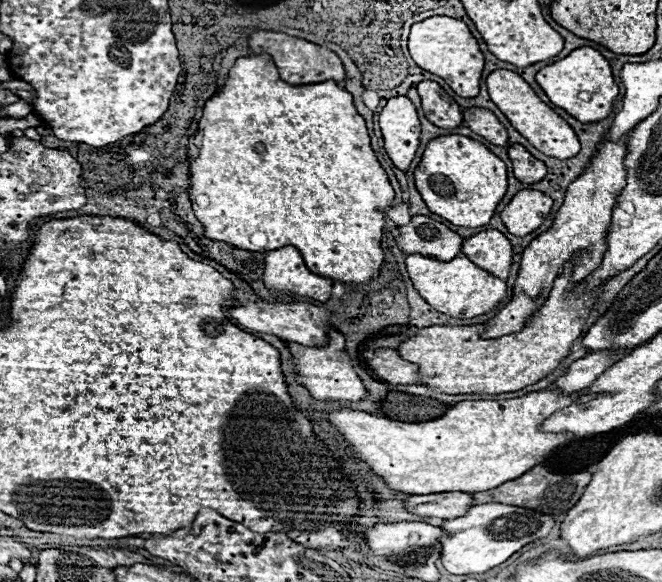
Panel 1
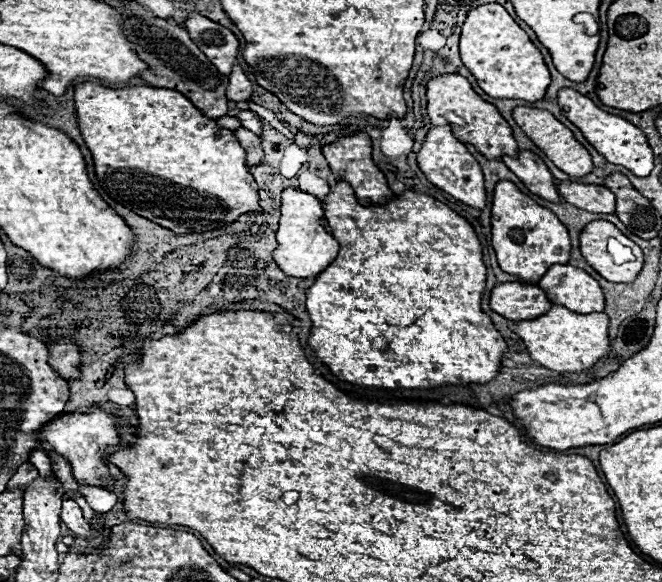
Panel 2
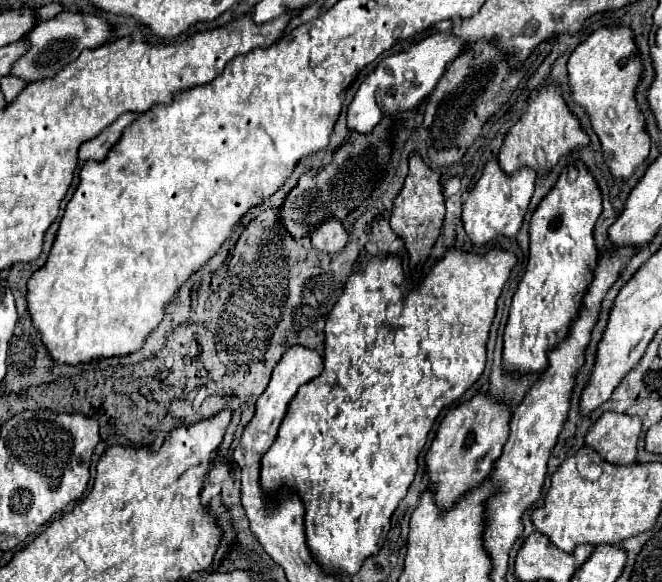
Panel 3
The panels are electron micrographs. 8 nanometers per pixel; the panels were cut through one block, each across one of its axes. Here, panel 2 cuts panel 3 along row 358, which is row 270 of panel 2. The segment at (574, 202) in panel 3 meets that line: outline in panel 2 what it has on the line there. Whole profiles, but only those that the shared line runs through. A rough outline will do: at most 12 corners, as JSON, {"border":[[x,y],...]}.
{"border":[[500,180],[492,246],[536,284],[566,264],[570,238],[548,208]]}

